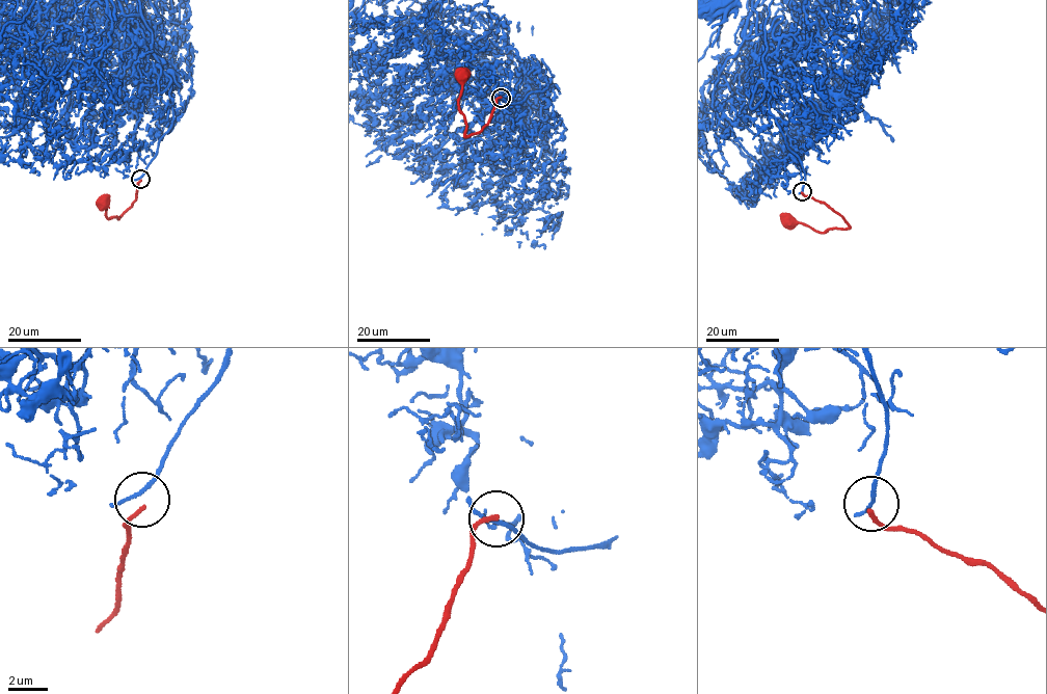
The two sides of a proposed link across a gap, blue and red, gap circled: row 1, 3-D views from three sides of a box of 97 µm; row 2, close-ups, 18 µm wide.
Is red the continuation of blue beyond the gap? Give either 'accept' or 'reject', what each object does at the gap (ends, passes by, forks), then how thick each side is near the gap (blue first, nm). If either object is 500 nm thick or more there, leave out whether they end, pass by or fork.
reject | blue passes by | red ends | 180/220 nm

